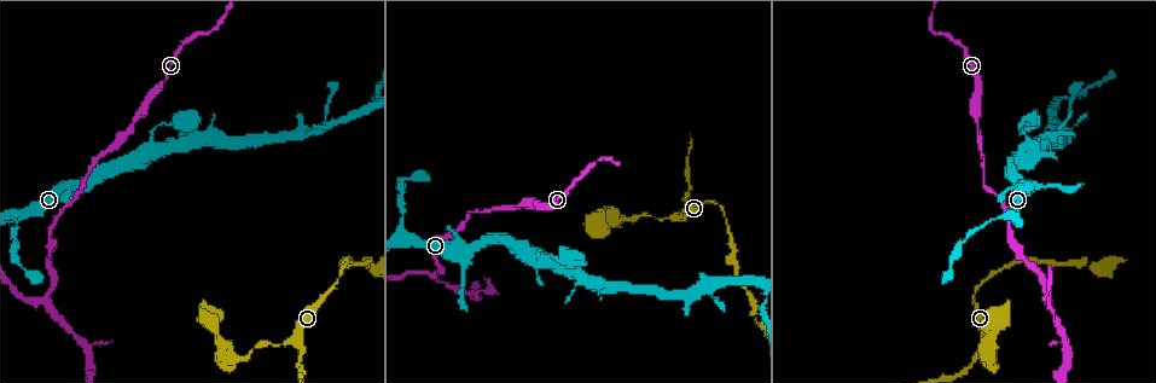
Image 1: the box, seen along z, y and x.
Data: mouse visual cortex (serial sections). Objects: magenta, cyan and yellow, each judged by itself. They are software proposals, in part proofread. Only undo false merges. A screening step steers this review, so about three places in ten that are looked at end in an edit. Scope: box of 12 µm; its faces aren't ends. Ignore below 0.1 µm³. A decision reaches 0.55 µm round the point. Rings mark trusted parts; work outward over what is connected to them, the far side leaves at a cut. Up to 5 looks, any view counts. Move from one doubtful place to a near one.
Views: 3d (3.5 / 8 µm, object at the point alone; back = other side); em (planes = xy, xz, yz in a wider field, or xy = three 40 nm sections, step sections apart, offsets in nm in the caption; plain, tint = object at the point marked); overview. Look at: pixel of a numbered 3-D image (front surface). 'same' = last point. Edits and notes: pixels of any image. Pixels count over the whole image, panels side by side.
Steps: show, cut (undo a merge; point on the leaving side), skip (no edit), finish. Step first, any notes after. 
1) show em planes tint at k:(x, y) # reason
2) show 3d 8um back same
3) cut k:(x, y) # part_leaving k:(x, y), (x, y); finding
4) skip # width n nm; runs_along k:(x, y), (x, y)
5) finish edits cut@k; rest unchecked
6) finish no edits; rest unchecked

show 3d 3.5um at 1:(537, 258)

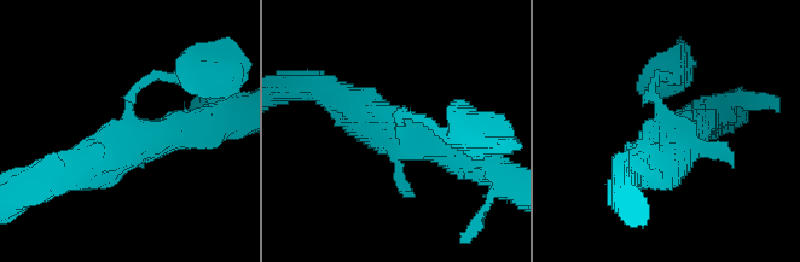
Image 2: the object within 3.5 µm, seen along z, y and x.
skip # runs_along 2:(338, 97), (471, 158); all the same cell

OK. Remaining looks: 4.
show 3d 3.5um at 1:(47, 297) # arms part here

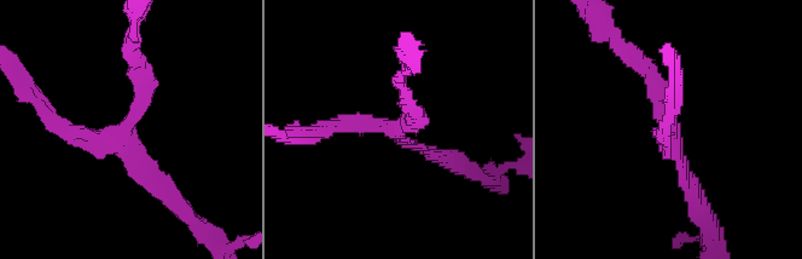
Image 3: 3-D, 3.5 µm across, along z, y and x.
show em planes tint at 3:(122, 132)

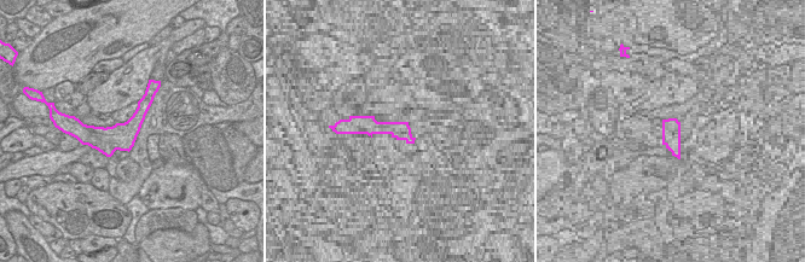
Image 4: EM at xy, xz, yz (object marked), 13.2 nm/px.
skip # arms 3; arm_widths 150, 200, 250 nm; runs_along 3:(645, 67), (695, 193); continuous, no second cell

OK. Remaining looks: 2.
finish no edits; rest unchecked

